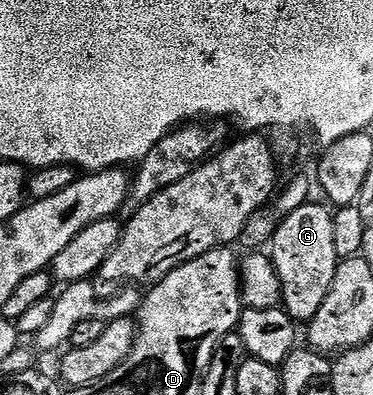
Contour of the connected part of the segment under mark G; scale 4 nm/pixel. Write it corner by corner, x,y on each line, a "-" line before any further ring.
308,204
297,208
297,212
280,222
269,243
277,276
281,276
282,309
299,324
310,323
311,318
317,316
317,308
325,304
325,296
329,296
329,288
333,288
333,276
341,261
333,240
335,216
323,206

